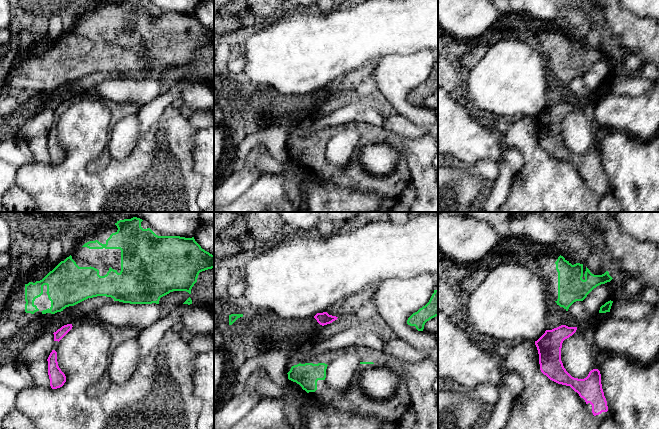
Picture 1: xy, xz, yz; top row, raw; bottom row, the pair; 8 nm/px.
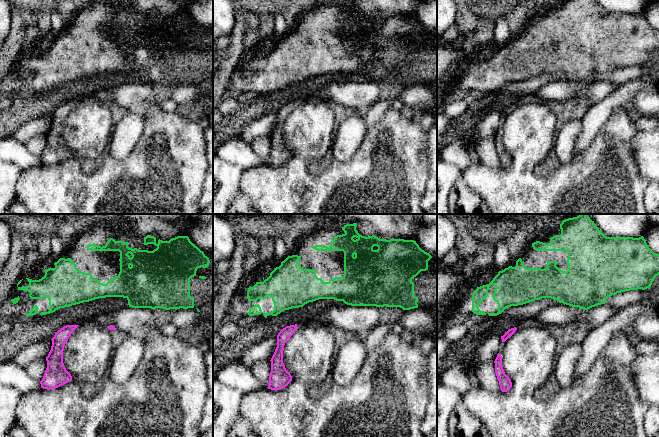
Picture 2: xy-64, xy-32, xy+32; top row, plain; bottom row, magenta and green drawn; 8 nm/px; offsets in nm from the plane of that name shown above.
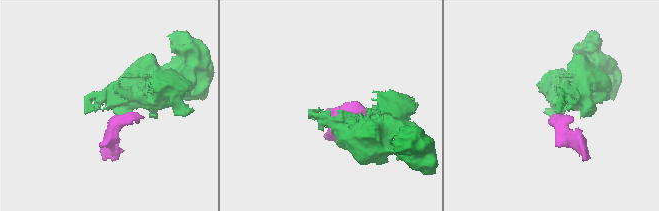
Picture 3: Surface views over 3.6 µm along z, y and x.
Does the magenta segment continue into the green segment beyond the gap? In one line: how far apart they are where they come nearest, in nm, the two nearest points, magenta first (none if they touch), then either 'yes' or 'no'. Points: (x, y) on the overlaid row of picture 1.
120 nm apart; from magenta across xy (64, 325), (60, 311); yes

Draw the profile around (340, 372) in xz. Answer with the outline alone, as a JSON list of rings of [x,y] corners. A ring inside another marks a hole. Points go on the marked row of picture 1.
[[[345,352],[331,361],[326,369],[326,384],[342,393],[358,377],[360,361],[355,352]]]

